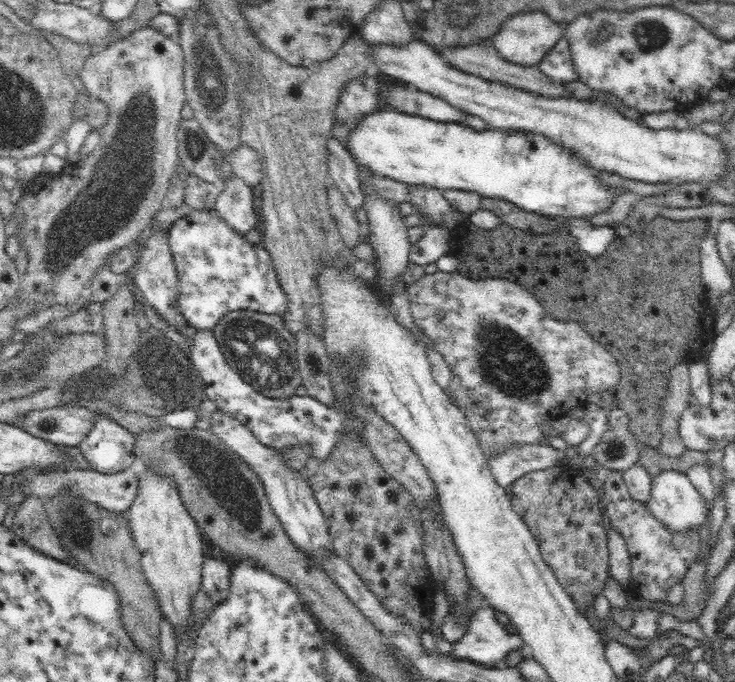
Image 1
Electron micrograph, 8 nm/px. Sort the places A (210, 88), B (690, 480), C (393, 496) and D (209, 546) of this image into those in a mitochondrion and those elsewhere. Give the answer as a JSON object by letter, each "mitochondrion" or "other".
{"A":"mitochondrion","B":"other","C":"other","D":"other"}

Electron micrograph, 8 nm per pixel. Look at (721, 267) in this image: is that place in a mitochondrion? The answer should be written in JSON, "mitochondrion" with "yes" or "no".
{"mitochondrion":"no"}

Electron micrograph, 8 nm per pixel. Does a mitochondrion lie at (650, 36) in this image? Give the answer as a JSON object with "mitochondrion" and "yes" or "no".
{"mitochondrion":"yes"}

